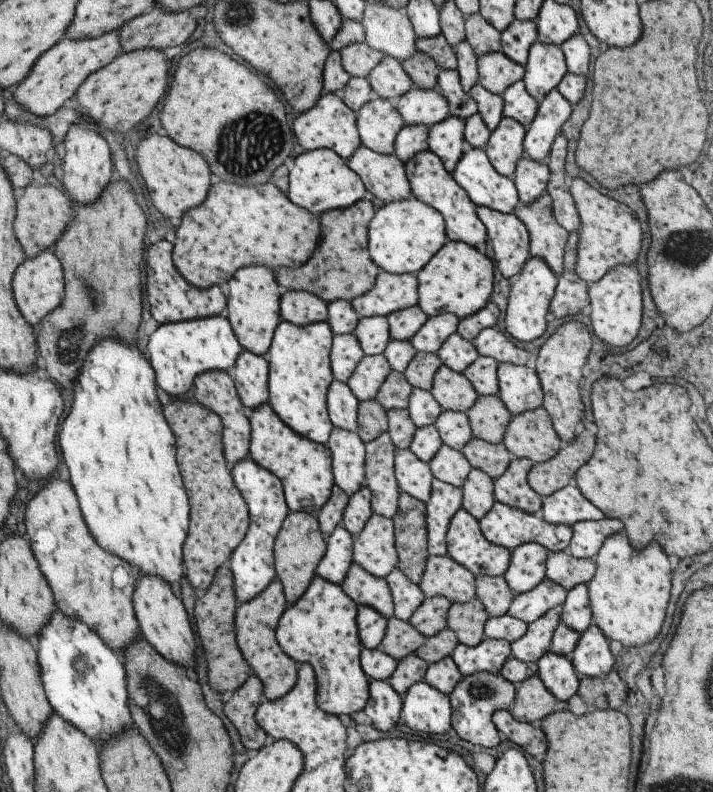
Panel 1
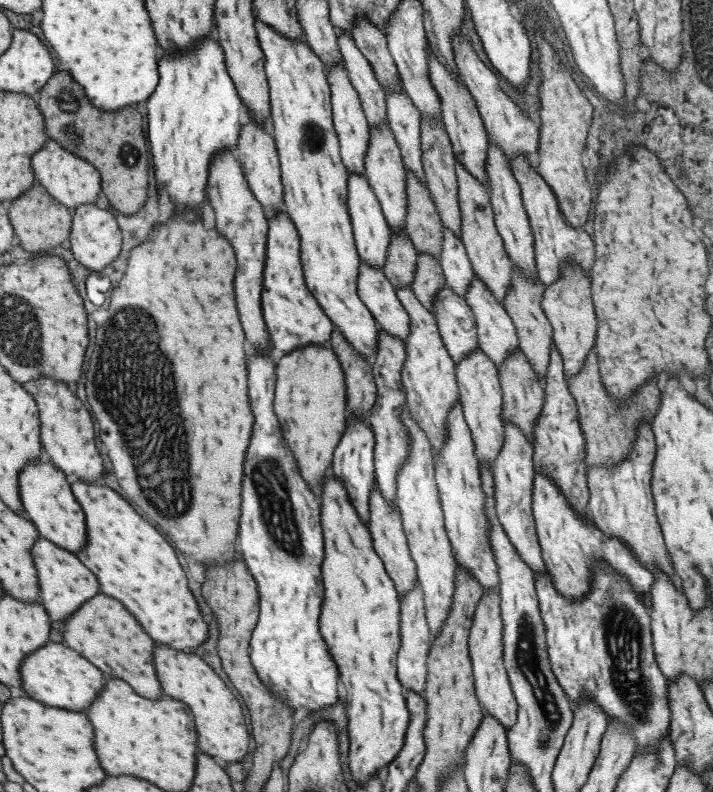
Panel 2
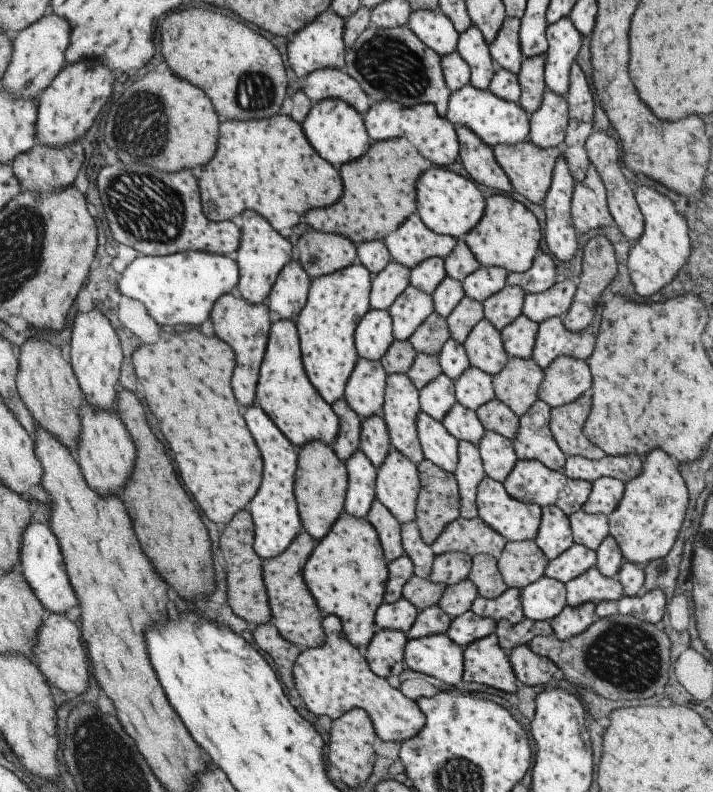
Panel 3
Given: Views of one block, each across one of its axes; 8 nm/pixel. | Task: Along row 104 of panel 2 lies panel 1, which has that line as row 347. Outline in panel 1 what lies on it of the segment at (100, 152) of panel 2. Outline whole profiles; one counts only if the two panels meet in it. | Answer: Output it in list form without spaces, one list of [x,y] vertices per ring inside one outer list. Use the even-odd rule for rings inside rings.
[[[119,180],[118,182],[109,183],[101,194],[101,198],[97,199],[97,202],[93,202],[91,206],[79,206],[77,208],[77,216],[69,221],[69,224],[63,229],[60,237],[51,246],[51,251],[55,255],[55,258],[61,262],[62,275],[64,280],[64,297],[60,302],[60,305],[53,309],[51,313],[46,314],[41,322],[39,322],[35,335],[36,335],[36,346],[39,349],[39,354],[45,362],[45,370],[47,378],[51,379],[57,386],[57,388],[71,388],[71,382],[77,378],[77,372],[82,365],[83,359],[87,356],[87,353],[103,339],[118,339],[126,347],[135,345],[135,332],[140,321],[141,312],[141,286],[139,286],[139,266],[135,264],[141,264],[143,256],[141,256],[141,250],[143,250],[143,234],[145,234],[145,216],[141,212],[141,201],[139,194],[136,190],[133,180]]]

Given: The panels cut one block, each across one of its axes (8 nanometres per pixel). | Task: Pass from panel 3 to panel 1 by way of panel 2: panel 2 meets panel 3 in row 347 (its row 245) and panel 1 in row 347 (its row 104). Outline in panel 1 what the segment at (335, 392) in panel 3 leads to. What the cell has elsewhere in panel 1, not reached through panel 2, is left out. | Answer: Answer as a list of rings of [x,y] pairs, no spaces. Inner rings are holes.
[[[282,320],[263,356],[268,364],[268,406],[289,430],[323,445],[326,445],[332,430],[326,410],[326,392],[333,381],[329,362],[333,336],[326,321],[293,326]]]

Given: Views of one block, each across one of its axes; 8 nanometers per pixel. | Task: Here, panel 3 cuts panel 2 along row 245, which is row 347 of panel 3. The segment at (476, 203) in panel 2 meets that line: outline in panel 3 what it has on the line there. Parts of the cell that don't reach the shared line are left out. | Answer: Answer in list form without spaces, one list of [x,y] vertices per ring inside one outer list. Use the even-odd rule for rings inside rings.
[[[479,320],[462,343],[468,364],[491,376],[502,370],[508,355],[502,348],[500,332],[487,320]]]

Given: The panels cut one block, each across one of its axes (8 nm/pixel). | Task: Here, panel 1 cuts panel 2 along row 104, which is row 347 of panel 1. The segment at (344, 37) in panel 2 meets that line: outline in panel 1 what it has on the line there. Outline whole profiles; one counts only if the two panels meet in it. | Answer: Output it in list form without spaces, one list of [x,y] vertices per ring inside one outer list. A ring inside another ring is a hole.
[[[383,316],[359,319],[353,334],[365,356],[382,354],[389,342],[387,320]]]

